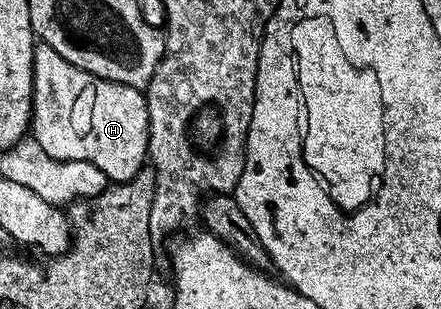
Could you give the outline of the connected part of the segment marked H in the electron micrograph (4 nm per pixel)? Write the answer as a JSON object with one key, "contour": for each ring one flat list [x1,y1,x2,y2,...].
{"contour":[[43,42,37,43,32,50,32,122,30,125,30,136,38,142,38,146,42,146,42,150,46,150,46,154,50,154,50,158,55,160,85,160,94,166,98,166,98,170,102,170,102,174,108,176,109,181,123,182,132,180,140,173,140,169,145,167,148,160,148,98,141,89,134,86,126,86,118,82,110,82,98,78,94,74,90,74,86,70,82,70,78,66,74,66,70,62,66,62,66,58,62,58,58,54,58,50,54,50,49,44]]}

